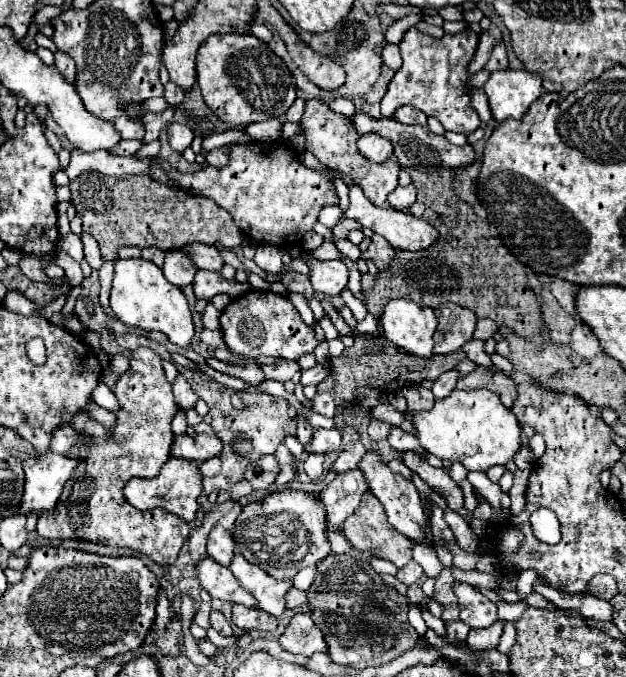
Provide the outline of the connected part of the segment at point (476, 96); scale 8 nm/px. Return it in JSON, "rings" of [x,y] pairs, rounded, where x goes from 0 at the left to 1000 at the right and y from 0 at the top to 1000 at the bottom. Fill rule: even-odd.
{"rings":[[[770,133],[754,136],[754,157],[757,157],[757,162],[764,165],[764,171],[767,171],[767,177],[773,183],[786,180],[786,168],[783,168],[783,160],[780,160],[780,145],[776,145],[776,139]]]}

